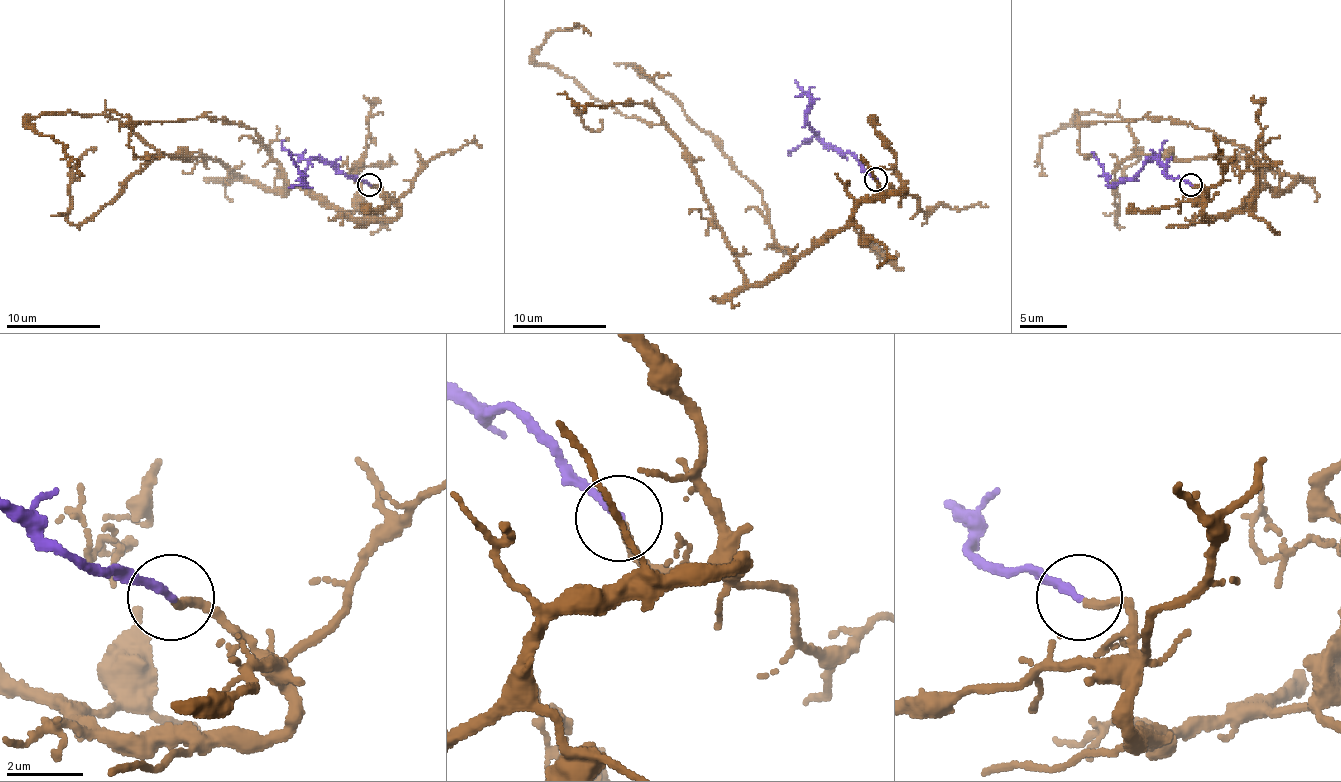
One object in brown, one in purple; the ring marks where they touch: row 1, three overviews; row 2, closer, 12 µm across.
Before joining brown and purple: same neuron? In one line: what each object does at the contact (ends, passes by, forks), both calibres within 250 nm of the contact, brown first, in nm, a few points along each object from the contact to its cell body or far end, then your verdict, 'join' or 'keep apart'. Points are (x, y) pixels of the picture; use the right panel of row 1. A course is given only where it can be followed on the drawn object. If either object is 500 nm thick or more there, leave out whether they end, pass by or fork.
brown ends; purple ends; calibres 220 and 240 nm; course brown (1192, 185), (1228, 218), (1296, 180), (1148, 157), (1129, 121), (1089, 112), (1042, 136), (1047, 175); course purple (1190, 185), (1150, 159), (1129, 180), (1110, 185), (1091, 152); join

